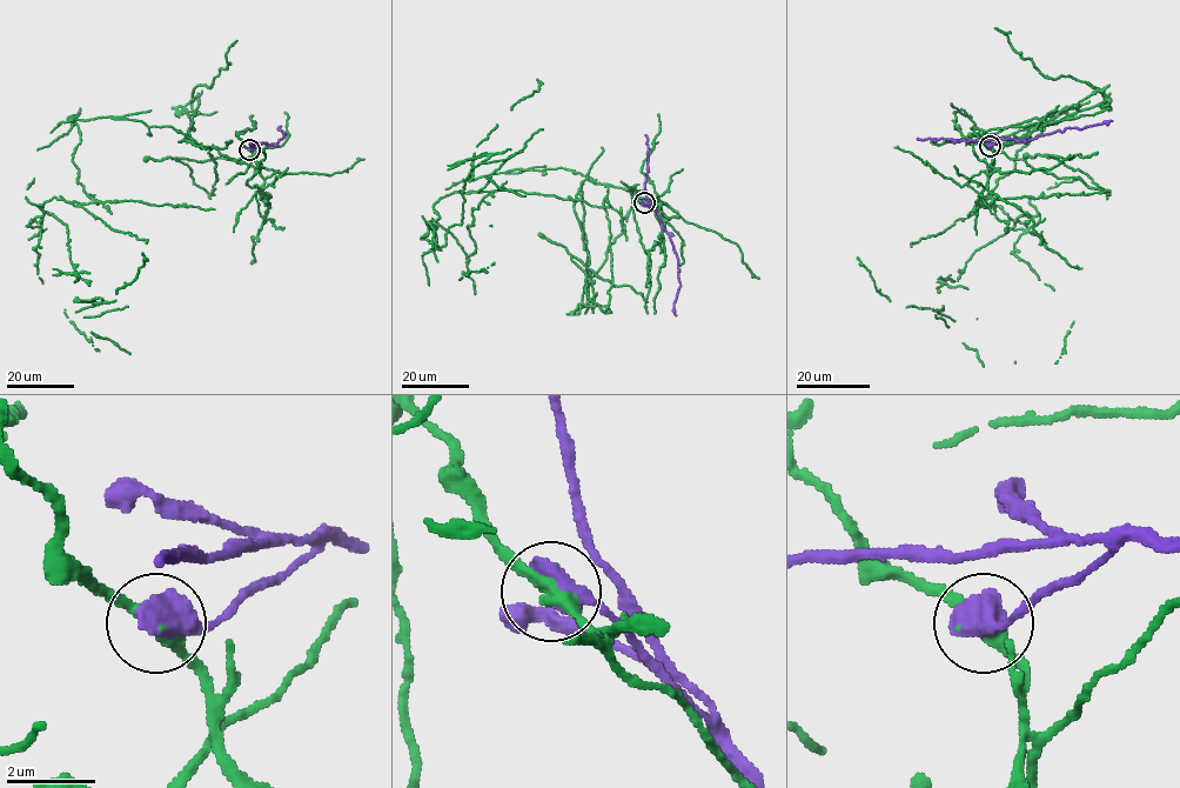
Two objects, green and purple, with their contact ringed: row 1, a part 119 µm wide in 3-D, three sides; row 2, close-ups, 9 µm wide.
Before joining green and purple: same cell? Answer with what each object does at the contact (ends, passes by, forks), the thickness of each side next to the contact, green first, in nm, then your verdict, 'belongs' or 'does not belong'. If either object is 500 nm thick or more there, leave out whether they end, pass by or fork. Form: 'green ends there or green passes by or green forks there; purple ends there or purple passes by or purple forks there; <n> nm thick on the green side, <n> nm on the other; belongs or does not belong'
360 nm thick on the green side, 700 nm on the other; does not belong

